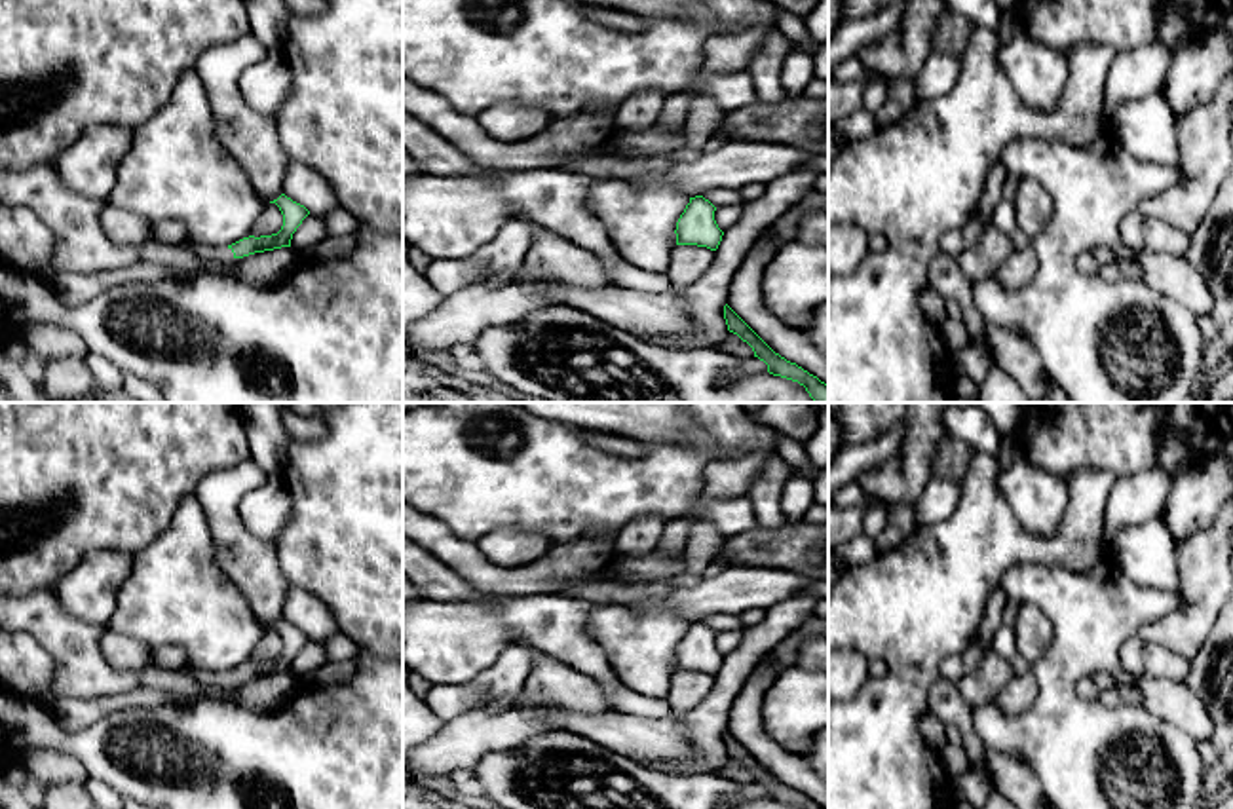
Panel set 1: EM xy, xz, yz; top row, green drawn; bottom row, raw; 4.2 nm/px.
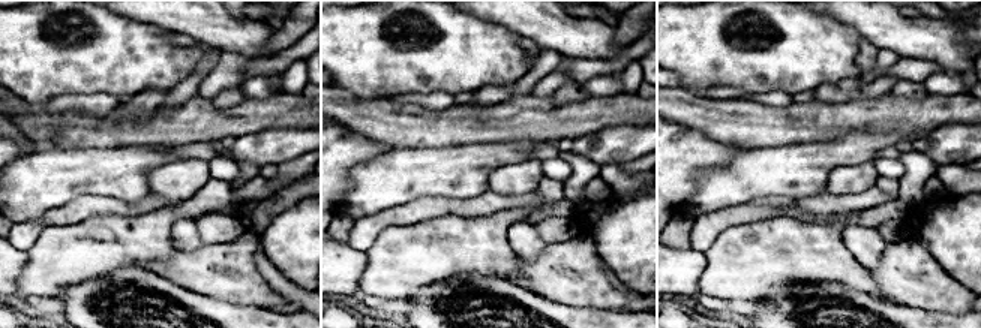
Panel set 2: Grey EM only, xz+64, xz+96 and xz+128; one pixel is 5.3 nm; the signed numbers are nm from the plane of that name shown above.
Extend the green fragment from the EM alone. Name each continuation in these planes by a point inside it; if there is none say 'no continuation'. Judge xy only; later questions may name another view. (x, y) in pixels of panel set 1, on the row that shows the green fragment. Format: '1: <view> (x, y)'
1: xy (206, 251)

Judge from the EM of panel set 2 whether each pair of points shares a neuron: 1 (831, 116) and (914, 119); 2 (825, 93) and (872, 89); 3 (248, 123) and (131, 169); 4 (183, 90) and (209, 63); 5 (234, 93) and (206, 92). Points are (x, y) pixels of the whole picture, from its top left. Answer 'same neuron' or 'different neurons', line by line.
1: same neuron
2: same neuron
3: different neurons
4: same neuron
5: different neurons

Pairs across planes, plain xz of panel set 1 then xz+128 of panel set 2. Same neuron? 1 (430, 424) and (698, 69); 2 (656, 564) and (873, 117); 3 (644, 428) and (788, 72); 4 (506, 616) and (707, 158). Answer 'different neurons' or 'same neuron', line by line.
1: same neuron
2: same neuron
3: different neurons
4: different neurons

